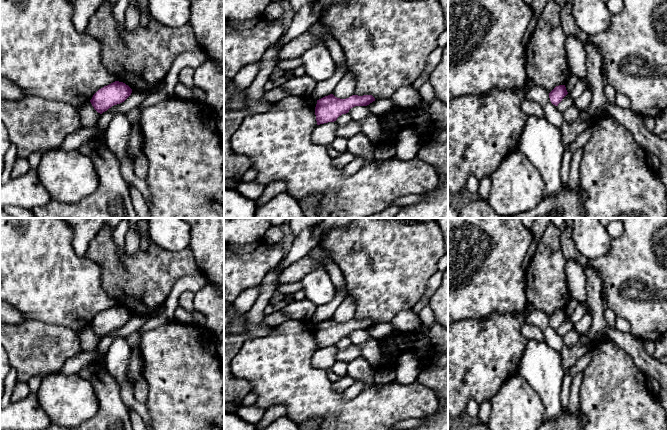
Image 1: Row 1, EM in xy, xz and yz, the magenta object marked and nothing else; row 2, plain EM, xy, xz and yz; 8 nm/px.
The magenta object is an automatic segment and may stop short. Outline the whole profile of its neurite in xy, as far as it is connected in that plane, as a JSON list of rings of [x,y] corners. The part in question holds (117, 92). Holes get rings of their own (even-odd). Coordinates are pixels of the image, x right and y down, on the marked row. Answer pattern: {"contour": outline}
{"contour": [[[115,81],[99,89],[90,100],[94,109],[102,114],[114,105],[124,102],[132,89],[123,82]]]}

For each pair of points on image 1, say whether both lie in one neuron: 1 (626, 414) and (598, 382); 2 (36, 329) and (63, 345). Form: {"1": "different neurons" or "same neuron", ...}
{"1": "same neuron", "2": "same neuron"}

